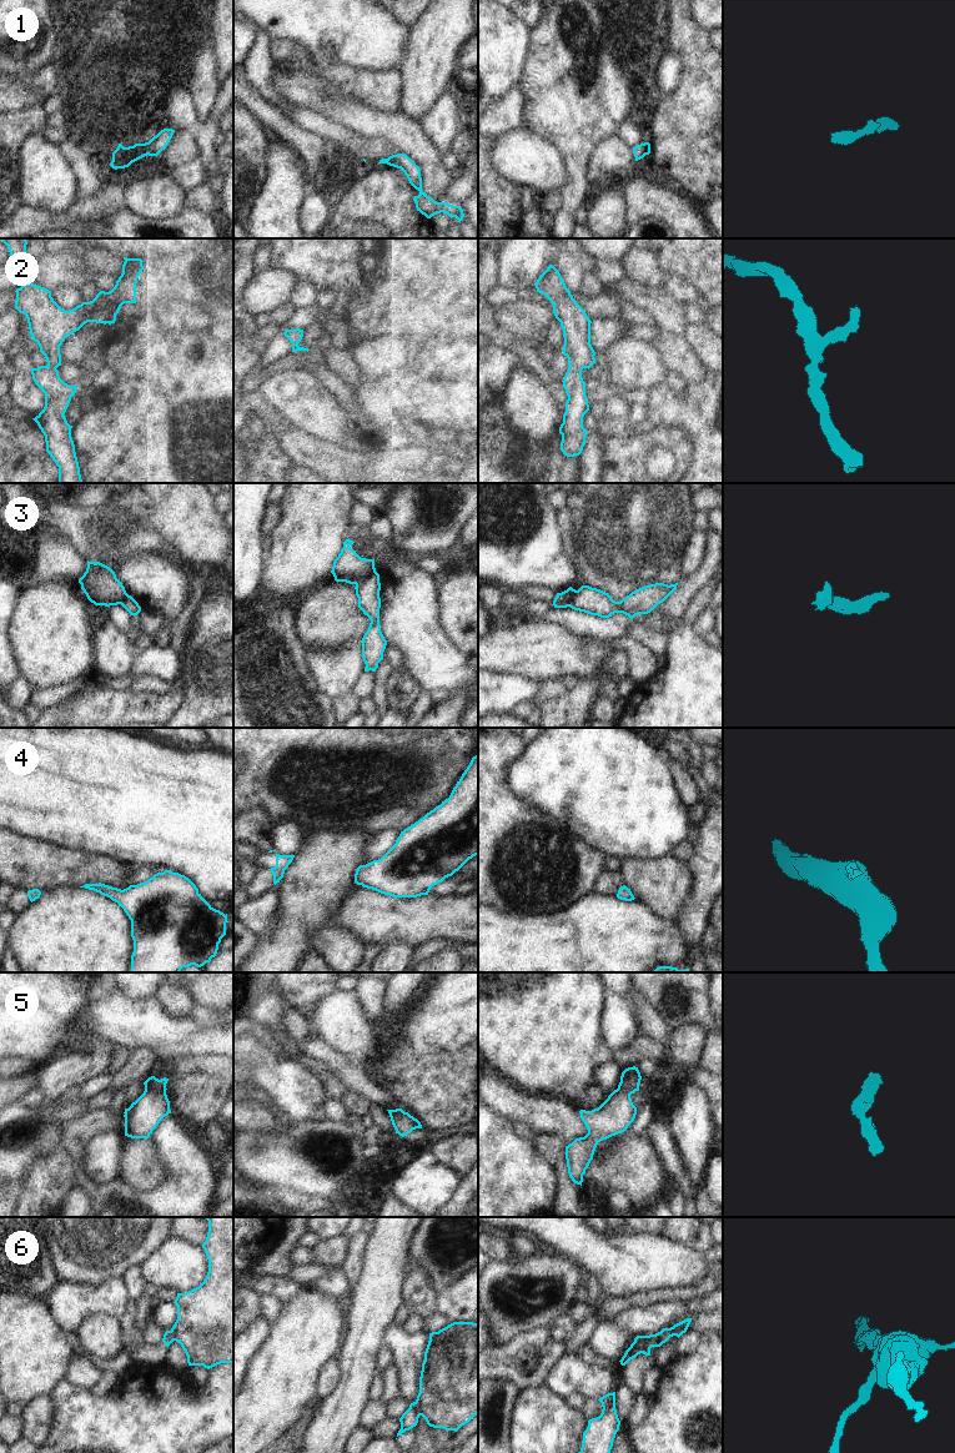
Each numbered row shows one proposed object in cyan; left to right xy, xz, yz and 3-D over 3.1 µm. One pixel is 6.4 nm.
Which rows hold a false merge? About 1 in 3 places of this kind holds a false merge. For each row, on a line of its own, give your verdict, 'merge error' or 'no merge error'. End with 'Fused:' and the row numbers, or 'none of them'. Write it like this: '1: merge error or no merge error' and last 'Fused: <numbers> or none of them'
1: no merge error
2: no merge error
3: merge error
4: no merge error
5: no merge error
6: merge error
Fused: 3, 6

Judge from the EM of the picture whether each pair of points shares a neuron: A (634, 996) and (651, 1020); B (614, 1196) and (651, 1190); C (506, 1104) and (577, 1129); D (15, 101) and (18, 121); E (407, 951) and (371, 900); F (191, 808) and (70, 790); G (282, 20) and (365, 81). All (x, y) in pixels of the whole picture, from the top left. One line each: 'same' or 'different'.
A: same
B: different
C: same
D: different
E: different
F: same
G: different

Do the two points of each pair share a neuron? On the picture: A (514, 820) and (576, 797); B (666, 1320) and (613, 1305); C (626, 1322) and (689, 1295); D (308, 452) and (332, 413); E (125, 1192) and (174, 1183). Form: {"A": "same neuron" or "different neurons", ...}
{"A": "different neurons", "B": "different neurons", "C": "different neurons", "D": "different neurons", "E": "same neuron"}

